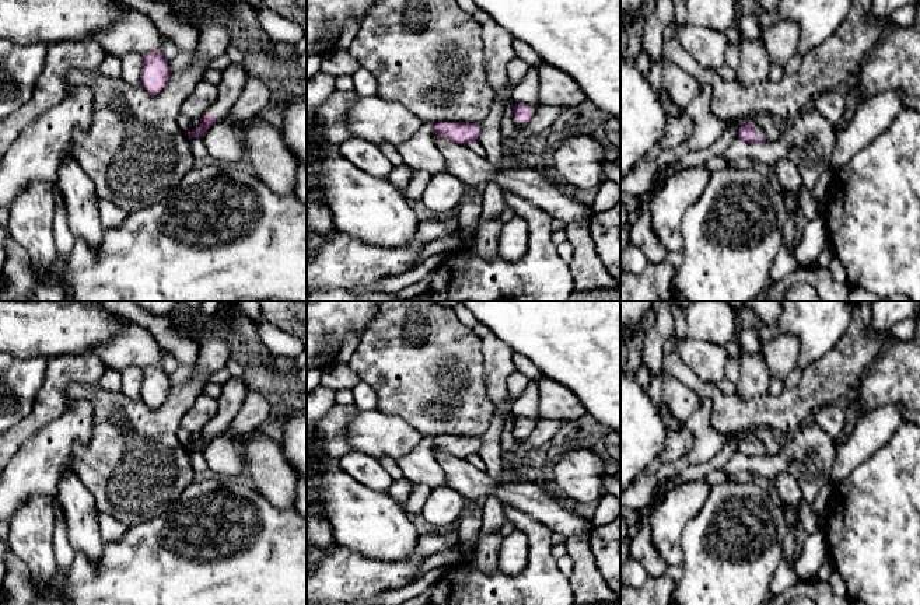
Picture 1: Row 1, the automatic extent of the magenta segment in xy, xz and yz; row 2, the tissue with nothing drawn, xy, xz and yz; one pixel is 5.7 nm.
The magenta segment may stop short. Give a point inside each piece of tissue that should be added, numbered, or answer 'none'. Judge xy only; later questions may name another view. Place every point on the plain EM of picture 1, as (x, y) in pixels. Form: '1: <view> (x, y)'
1: xy (234, 391)

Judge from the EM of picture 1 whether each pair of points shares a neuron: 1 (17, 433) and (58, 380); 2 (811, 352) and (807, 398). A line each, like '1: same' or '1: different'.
1: same
2: different

